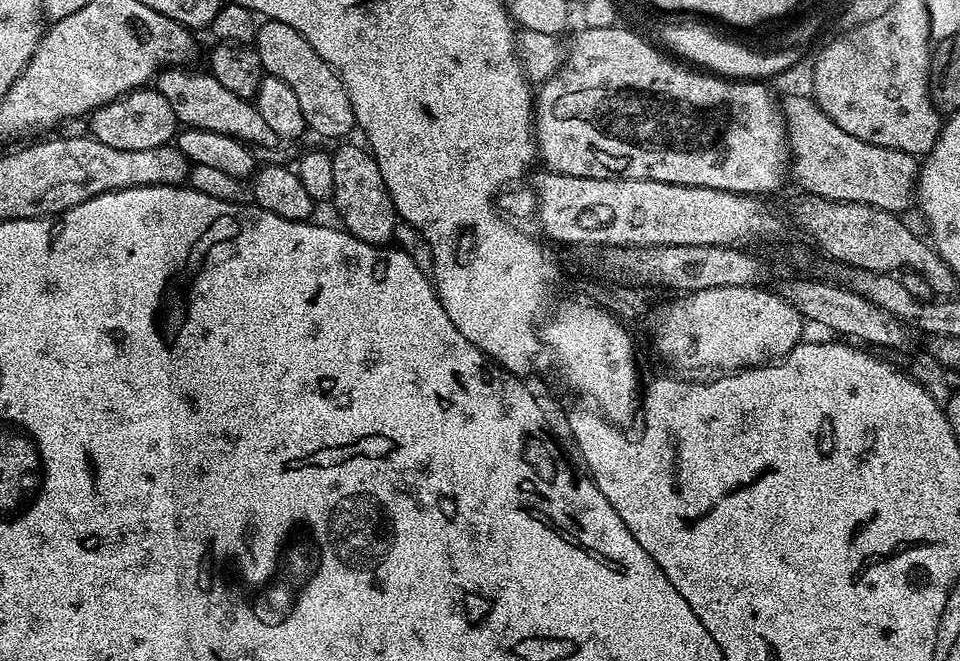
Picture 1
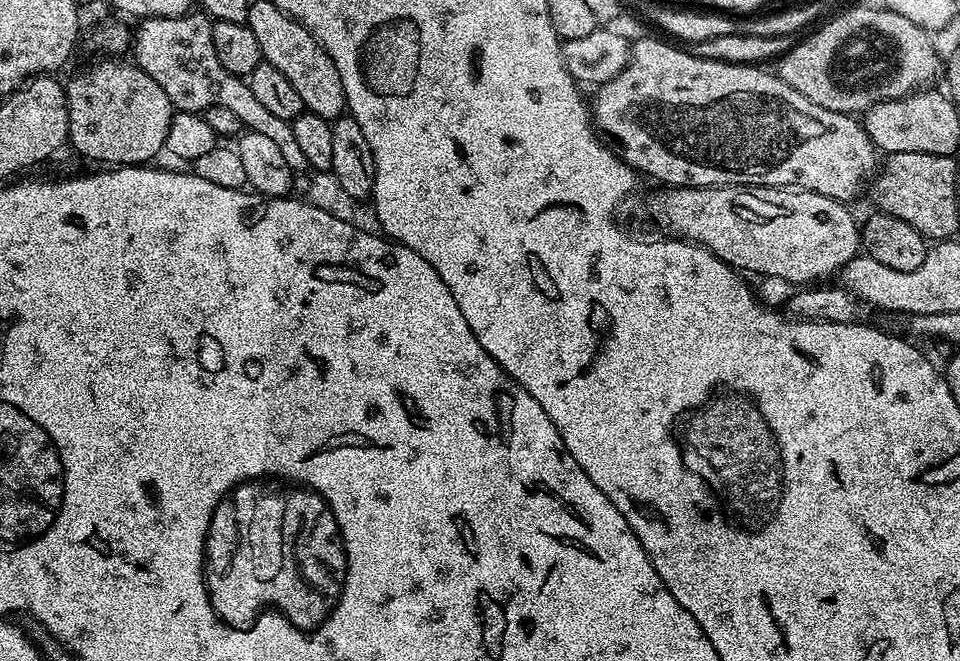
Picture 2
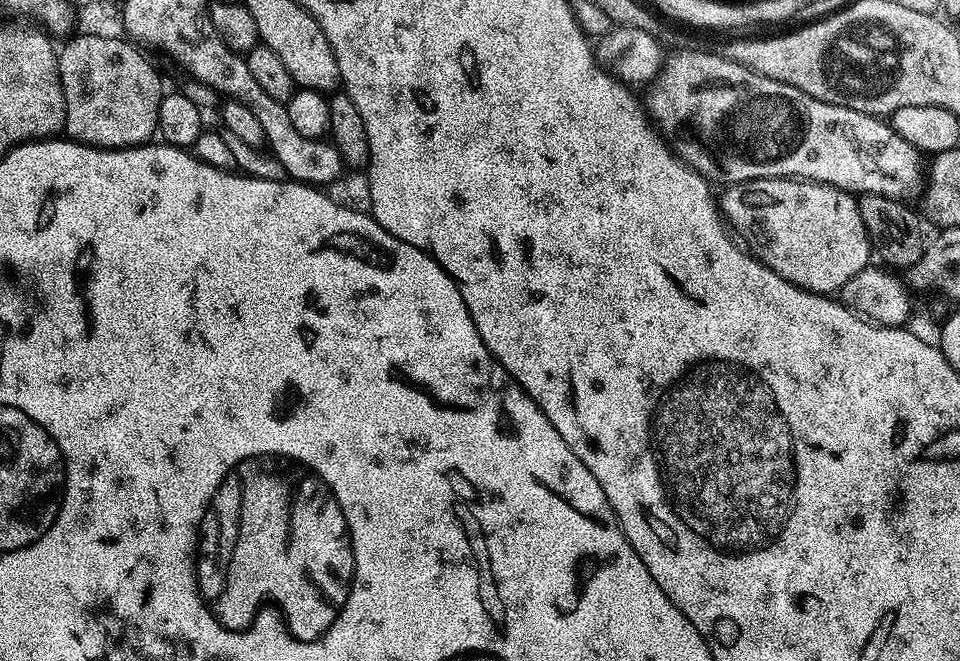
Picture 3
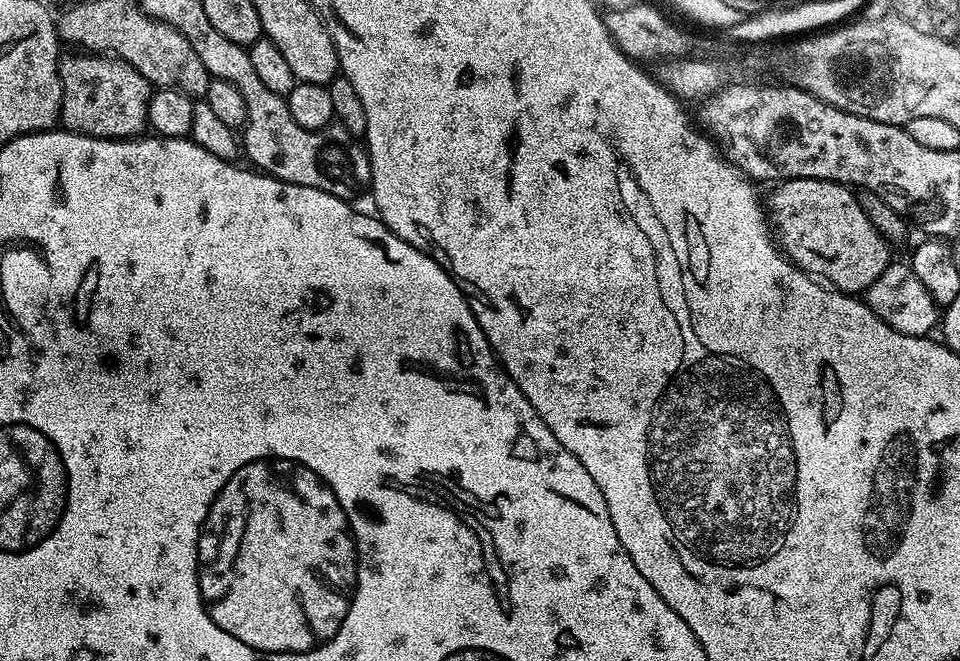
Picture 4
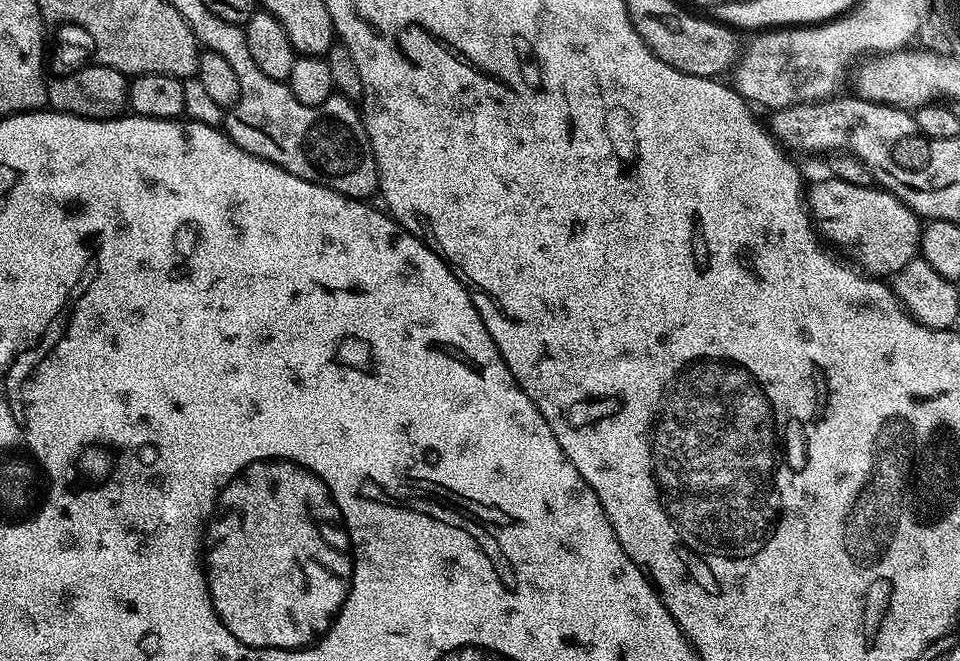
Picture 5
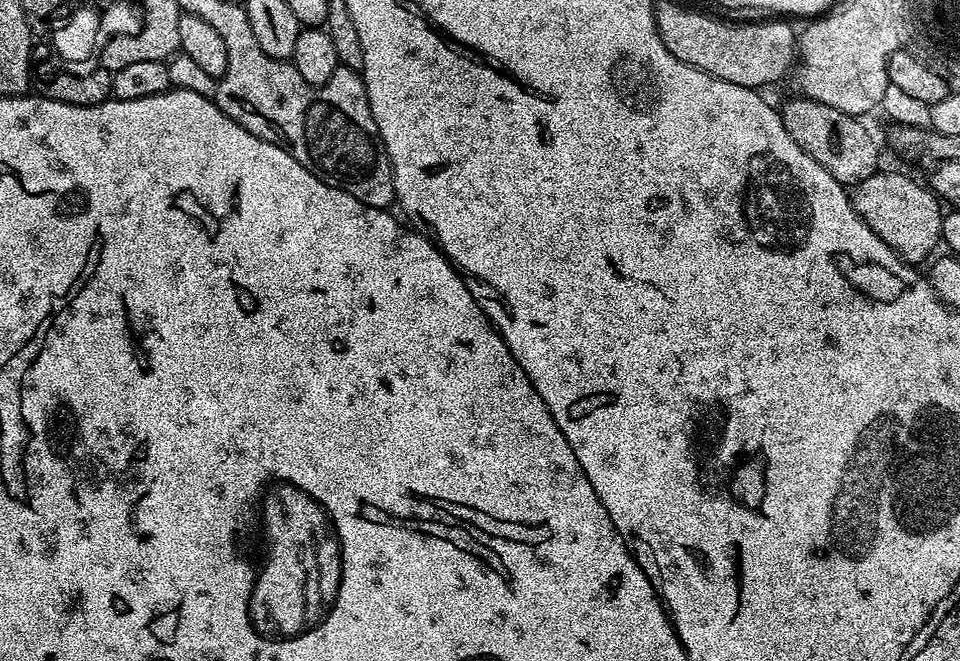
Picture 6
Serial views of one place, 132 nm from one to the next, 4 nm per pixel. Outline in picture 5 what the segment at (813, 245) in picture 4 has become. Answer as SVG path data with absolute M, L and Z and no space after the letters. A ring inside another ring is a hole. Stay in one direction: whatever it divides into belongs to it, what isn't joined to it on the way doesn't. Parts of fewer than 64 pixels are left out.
M826 178L820 180L810 188L810 214L818 223L823 237L833 240L848 252L856 252L861 264L876 278L891 278L895 276L902 266L906 266L911 260L917 259L920 251L920 238L922 233L921 217L907 207L892 192L879 186L851 185L850 182L838 179Z

